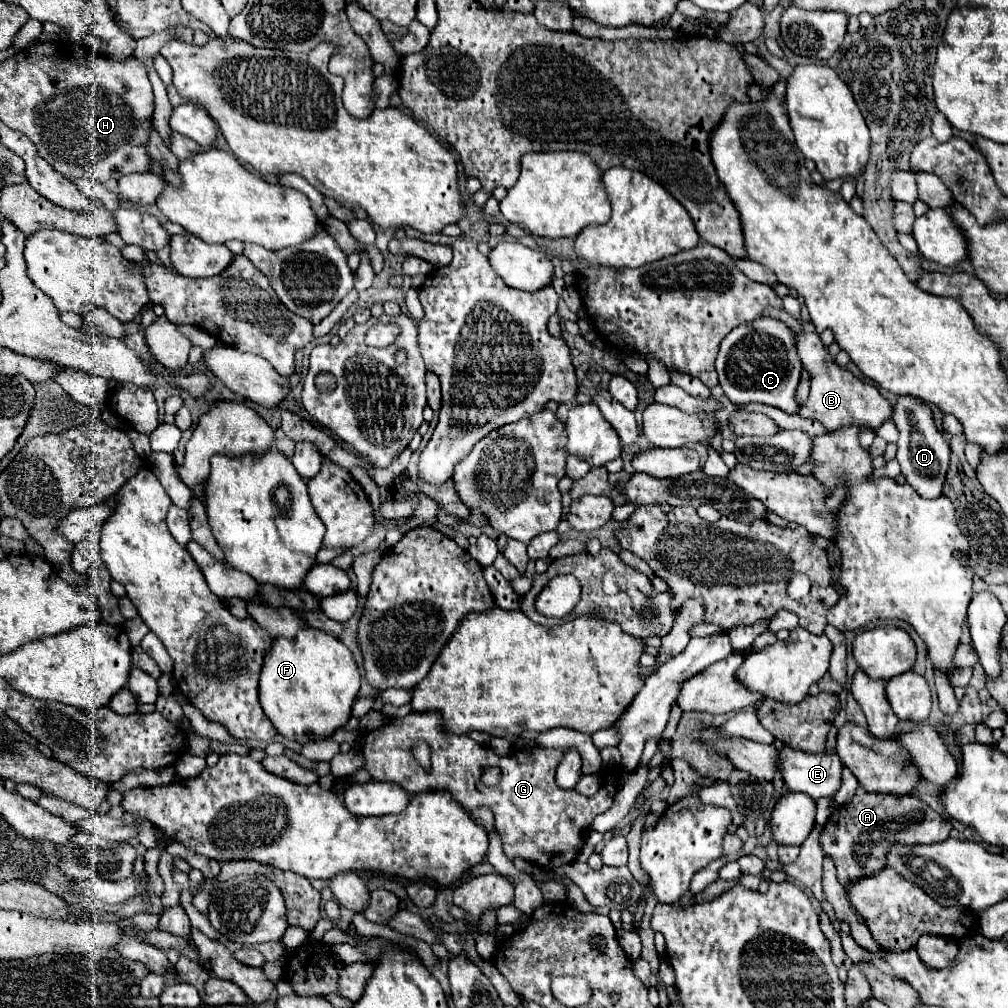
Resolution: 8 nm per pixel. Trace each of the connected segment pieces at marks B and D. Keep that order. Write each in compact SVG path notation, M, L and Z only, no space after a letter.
M797 332L795 346L803 368L811 374L811 396L799 410L799 416L815 418L827 430L839 430L851 424L863 424L877 430L885 420L891 418L891 404L879 394L879 390L873 384L853 376L849 370L843 370L833 360L833 356L829 354L827 346L821 342L821 336L817 332L811 334Z
M901 396L895 412L893 412L893 422L899 428L901 436L897 440L897 460L901 464L901 472L907 478L907 484L911 484L917 494L923 498L939 498L949 466L949 444L943 438L943 432L933 424L933 416L929 412L929 404L917 404L913 396Z

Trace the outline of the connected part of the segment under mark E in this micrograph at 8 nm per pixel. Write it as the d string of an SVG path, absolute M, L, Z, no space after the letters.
M785 744L777 750L777 774L789 792L803 792L813 800L833 796L841 786L843 764L835 752L811 754Z

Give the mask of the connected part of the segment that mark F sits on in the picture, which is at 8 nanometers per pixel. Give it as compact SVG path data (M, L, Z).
M301 628L291 640L273 638L271 648L265 652L265 664L261 668L259 680L259 702L279 734L299 744L307 744L331 736L349 720L351 704L359 692L359 680L361 678L353 654L339 638L333 638L317 628Z

